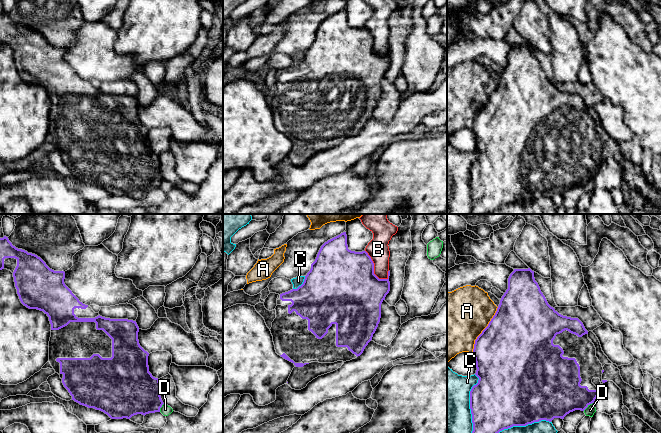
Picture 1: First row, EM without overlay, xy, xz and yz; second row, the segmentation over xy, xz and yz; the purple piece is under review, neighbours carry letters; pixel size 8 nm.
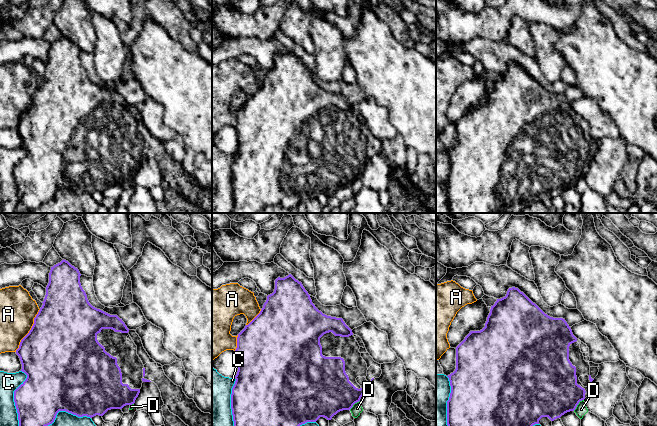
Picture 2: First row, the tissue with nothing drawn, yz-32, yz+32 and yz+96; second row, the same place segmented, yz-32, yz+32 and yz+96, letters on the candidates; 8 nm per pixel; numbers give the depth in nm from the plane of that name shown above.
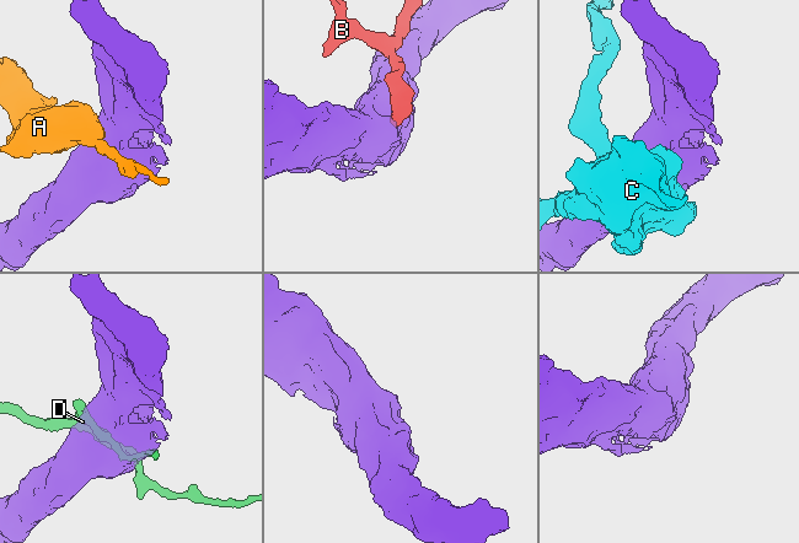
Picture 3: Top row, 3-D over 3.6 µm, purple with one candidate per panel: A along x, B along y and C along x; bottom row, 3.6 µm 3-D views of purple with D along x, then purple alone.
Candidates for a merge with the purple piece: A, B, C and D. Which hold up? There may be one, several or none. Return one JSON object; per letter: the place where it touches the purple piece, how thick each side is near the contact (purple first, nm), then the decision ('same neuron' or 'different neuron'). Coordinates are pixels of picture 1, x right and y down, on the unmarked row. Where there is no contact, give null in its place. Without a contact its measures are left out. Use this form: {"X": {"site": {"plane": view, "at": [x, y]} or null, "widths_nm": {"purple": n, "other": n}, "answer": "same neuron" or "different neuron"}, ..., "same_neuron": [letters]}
{"A": {"site": {"plane": "yz", "at": [483, 106]}, "widths_nm": {"purple": 500, "other": 460}, "answer": "different neuron"}, "B": {"site": {"plane": "xz", "at": [373, 44]}, "widths_nm": {"purple": 480, "other": 170}, "answer": "different neuron"}, "C": {"site": {"plane": "yz", "at": [470, 182]}, "widths_nm": {"purple": 460, "other": 400}, "answer": "different neuron"}, "D": {"site": {"plane": "yz", "at": [587, 182]}, "widths_nm": {"purple": 360, "other": 80}, "answer": "different neuron"}, "same_neuron": []}

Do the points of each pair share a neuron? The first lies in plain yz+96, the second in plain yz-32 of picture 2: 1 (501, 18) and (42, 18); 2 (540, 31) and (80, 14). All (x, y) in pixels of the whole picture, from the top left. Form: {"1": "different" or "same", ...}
{"1": "same", "2": "different"}

